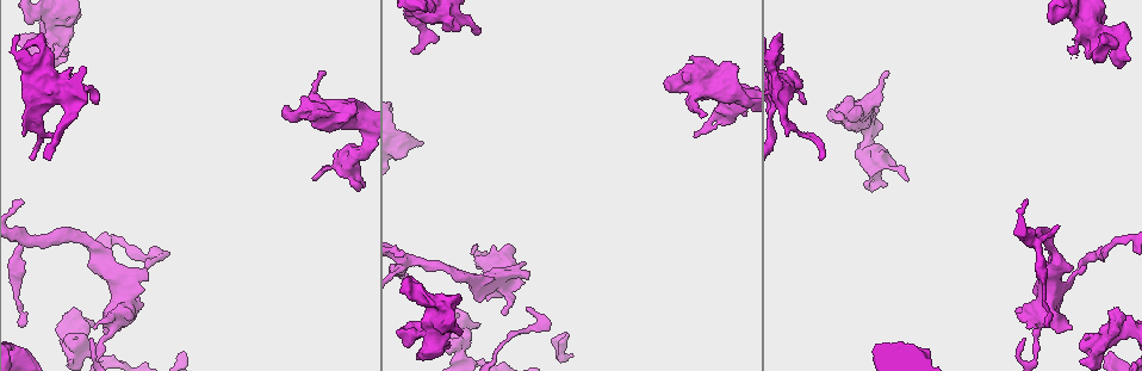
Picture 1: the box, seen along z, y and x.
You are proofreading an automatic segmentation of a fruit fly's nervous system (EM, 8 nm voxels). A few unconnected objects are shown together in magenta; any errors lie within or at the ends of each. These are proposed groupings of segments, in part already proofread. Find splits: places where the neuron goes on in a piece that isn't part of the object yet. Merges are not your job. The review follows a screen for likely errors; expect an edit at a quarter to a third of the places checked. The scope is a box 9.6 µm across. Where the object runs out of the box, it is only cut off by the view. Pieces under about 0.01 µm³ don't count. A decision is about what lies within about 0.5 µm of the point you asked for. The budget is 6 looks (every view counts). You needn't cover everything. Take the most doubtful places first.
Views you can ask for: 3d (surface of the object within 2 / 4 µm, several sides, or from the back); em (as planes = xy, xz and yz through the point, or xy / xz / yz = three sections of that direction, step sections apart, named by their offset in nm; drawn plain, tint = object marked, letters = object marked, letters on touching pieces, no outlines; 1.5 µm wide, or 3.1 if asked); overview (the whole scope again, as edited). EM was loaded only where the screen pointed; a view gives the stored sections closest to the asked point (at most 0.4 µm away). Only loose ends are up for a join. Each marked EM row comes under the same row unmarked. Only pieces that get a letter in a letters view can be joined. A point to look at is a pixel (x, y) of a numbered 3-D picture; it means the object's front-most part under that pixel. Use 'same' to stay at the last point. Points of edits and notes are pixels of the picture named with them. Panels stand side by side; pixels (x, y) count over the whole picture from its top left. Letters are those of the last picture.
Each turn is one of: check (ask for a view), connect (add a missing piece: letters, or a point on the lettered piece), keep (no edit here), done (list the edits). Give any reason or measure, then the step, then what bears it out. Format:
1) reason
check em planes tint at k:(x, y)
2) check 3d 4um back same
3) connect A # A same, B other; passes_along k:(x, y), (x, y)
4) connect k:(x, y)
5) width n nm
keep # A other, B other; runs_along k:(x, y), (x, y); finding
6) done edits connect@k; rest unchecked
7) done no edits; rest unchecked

free end
check em planes letters at 1:(1070, 52)

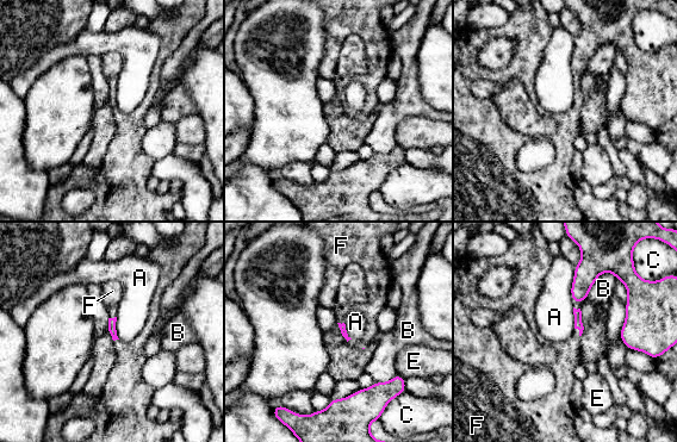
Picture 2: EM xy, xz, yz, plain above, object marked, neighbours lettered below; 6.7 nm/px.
longest_contact A 260 nm
connect F # A other, B other, C other, E other, F same; it goes on there

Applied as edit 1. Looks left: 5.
thin end
check em planes tint at 1:(702, 114)

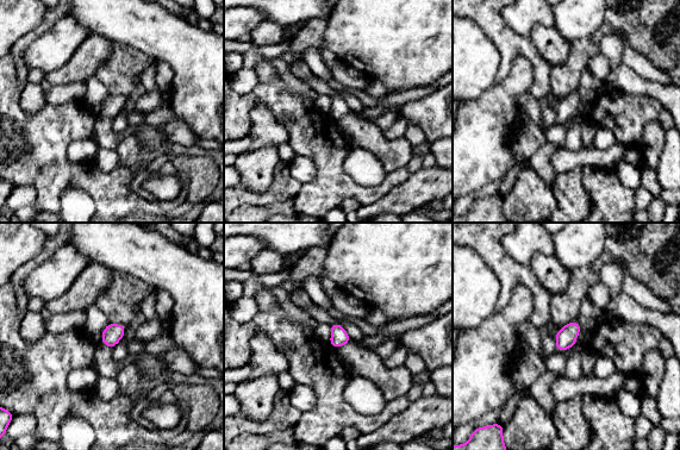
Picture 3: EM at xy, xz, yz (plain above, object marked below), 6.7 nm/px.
what lies round it
check em planes letters same

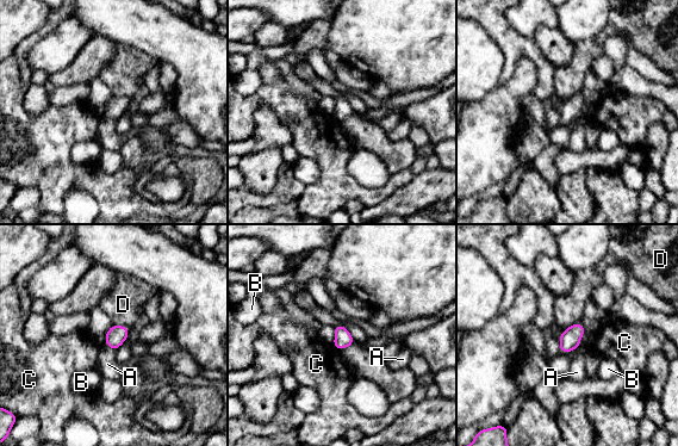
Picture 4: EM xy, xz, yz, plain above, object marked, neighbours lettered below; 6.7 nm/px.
keep # A other, B other, C other, D other; border 4:(104, 344), (114, 351); no lettered piece goes on from it

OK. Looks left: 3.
free end
check 3d 4um back at 1:(526, 279)

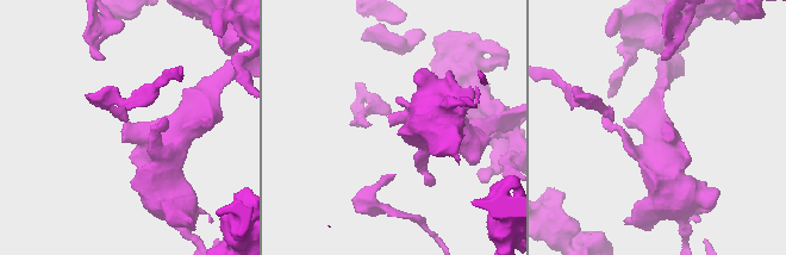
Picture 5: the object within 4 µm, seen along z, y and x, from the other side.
now the EM
check em xz step 8 letters at 5:(663, 124)

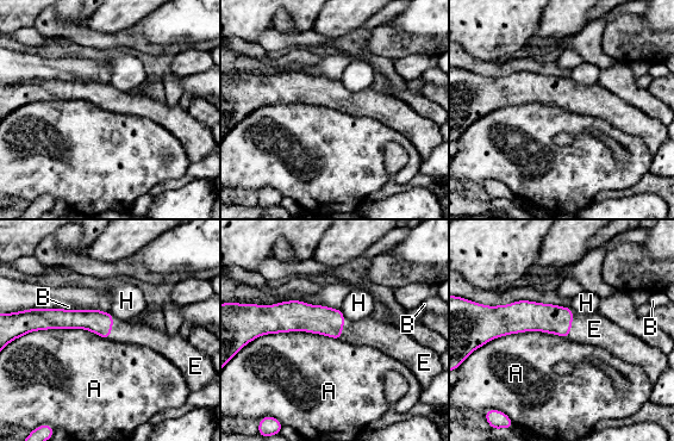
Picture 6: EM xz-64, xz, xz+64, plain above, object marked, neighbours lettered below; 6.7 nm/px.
longest_contact A 600 nm
connect E # A other, B other, E same, H other; passes_along 6:(550, 318), (572, 323), (594, 329); the neuron continues

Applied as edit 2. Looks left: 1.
done edits connect@2, connect@6; rest unchecked

